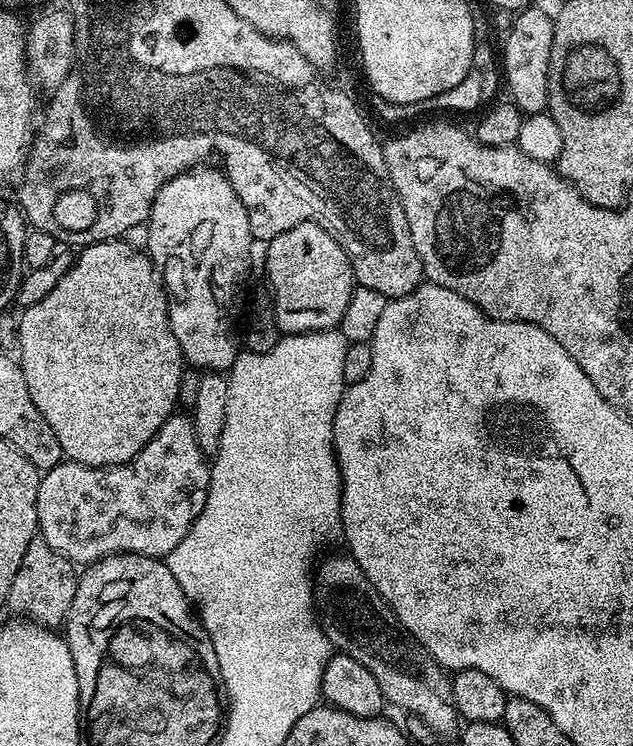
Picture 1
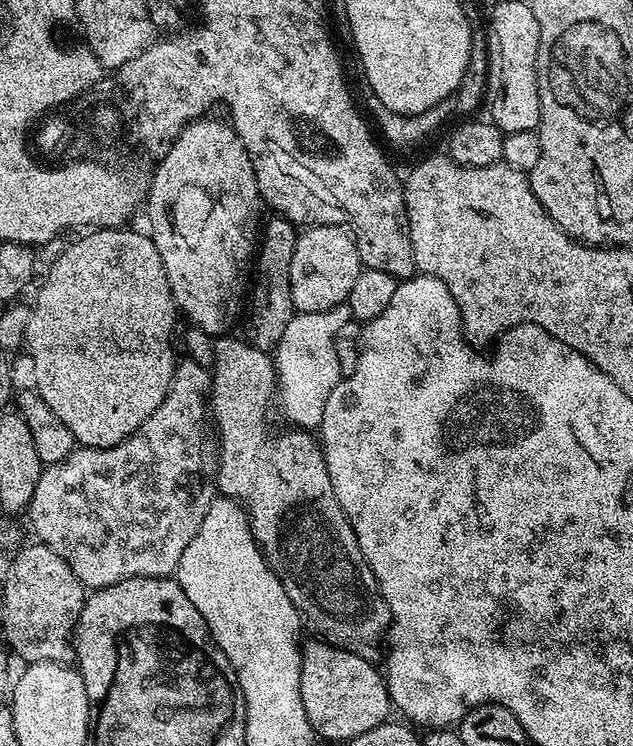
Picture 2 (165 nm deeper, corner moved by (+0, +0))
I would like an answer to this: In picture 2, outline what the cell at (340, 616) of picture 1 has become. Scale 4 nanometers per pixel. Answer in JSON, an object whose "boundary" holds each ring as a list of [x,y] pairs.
{"boundary":[[[224,334],[215,341],[216,359],[210,368],[210,416],[216,419],[216,428],[220,431],[220,469],[216,472],[215,487],[220,487],[219,495],[229,500],[235,500],[237,504],[243,506],[252,526],[252,537],[256,539],[256,544],[260,548],[260,553],[264,555],[265,562],[274,570],[278,582],[282,582],[282,590],[286,590],[286,598],[300,611],[300,619],[319,639],[325,640],[328,644],[337,644],[342,650],[350,650],[350,654],[358,654],[358,658],[379,661],[382,656],[382,645],[386,640],[386,633],[392,625],[392,615],[386,606],[386,602],[380,593],[378,582],[358,546],[358,538],[350,526],[350,522],[344,513],[344,507],[338,502],[334,494],[334,486],[330,486],[330,474],[326,470],[324,461],[324,449],[320,447],[317,437],[308,430],[288,430],[292,432],[275,432],[268,425],[268,407],[273,407],[276,390],[276,365],[273,357],[267,351],[256,348],[248,341],[236,334]]]}

